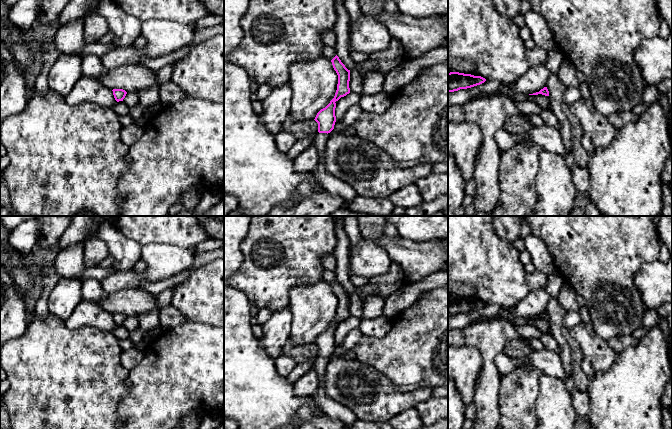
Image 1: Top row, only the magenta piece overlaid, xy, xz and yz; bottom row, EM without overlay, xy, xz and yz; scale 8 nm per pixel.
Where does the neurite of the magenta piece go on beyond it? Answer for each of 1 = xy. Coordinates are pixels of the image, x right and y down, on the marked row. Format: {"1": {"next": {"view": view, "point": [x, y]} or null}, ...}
{"1": {"next": null}}

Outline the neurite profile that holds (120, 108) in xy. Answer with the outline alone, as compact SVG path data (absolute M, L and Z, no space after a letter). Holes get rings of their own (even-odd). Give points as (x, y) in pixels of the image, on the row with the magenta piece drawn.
M119 101L114 104L112 109L117 115L122 117L129 113L130 108L123 101Z

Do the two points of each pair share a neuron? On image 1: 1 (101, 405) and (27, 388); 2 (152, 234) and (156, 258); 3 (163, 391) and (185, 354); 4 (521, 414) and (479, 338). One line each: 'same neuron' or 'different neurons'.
1: same neuron
2: different neurons
3: same neuron
4: different neurons

